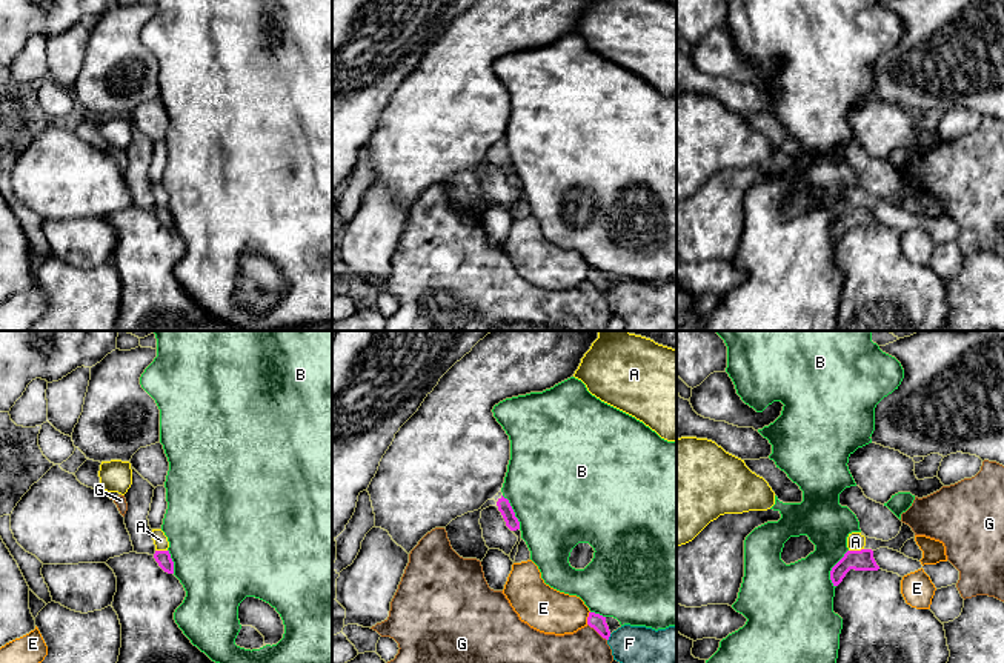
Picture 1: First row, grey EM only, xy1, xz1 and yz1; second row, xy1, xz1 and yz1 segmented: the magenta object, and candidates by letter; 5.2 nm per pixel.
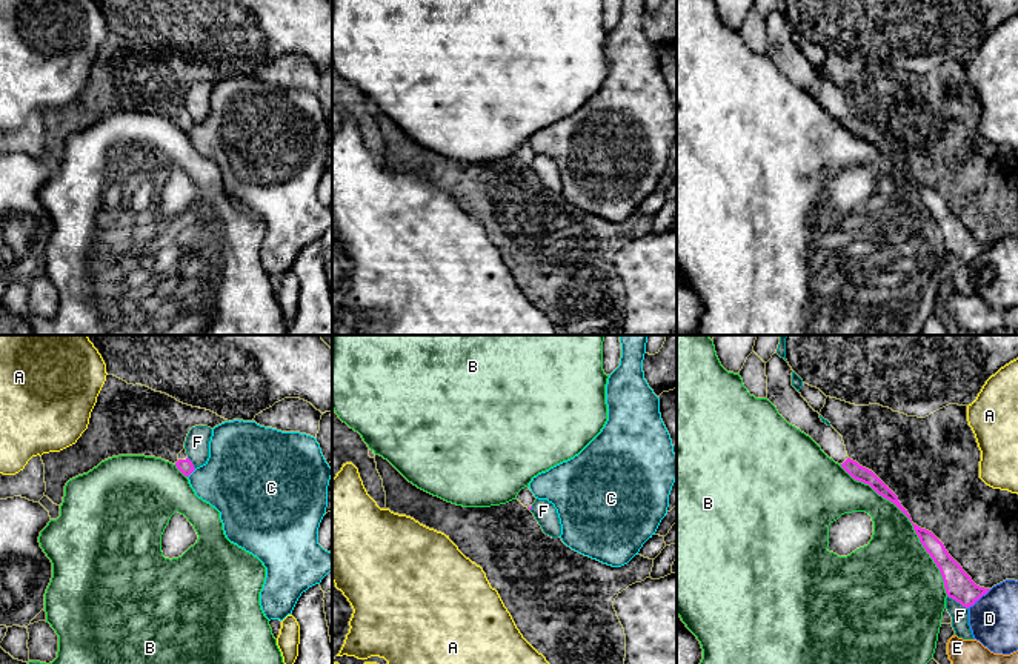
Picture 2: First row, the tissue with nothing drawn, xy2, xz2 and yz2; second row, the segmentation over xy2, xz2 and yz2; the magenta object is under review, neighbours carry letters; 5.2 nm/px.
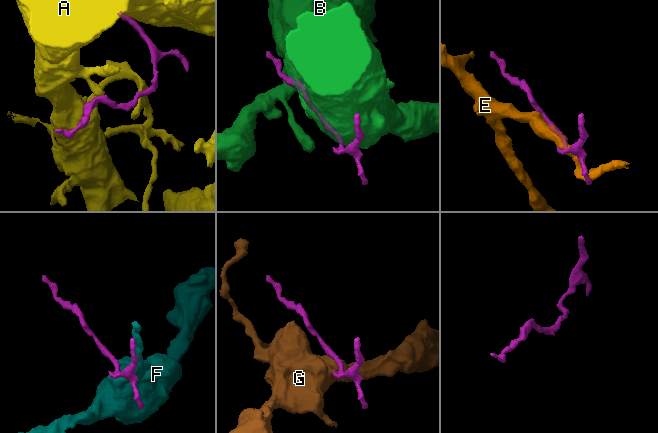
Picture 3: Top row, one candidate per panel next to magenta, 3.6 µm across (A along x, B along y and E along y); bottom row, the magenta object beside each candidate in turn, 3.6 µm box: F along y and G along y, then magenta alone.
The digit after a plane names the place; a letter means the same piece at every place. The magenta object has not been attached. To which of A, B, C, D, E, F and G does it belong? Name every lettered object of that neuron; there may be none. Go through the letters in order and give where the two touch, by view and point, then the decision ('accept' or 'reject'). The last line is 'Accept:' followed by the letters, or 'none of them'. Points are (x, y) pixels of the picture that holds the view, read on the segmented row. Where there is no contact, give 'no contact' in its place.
A: contact yz1 (855, 551); reject
B: contact yz2 (911, 521); reject
C: contact xy2 (191, 472); reject
D: contact yz2 (978, 598); reject
E: contact xz1 (588, 617); reject
F: contact yz2 (958, 601); reject
G: contact xz1 (597, 631); reject
Accept: none of them

